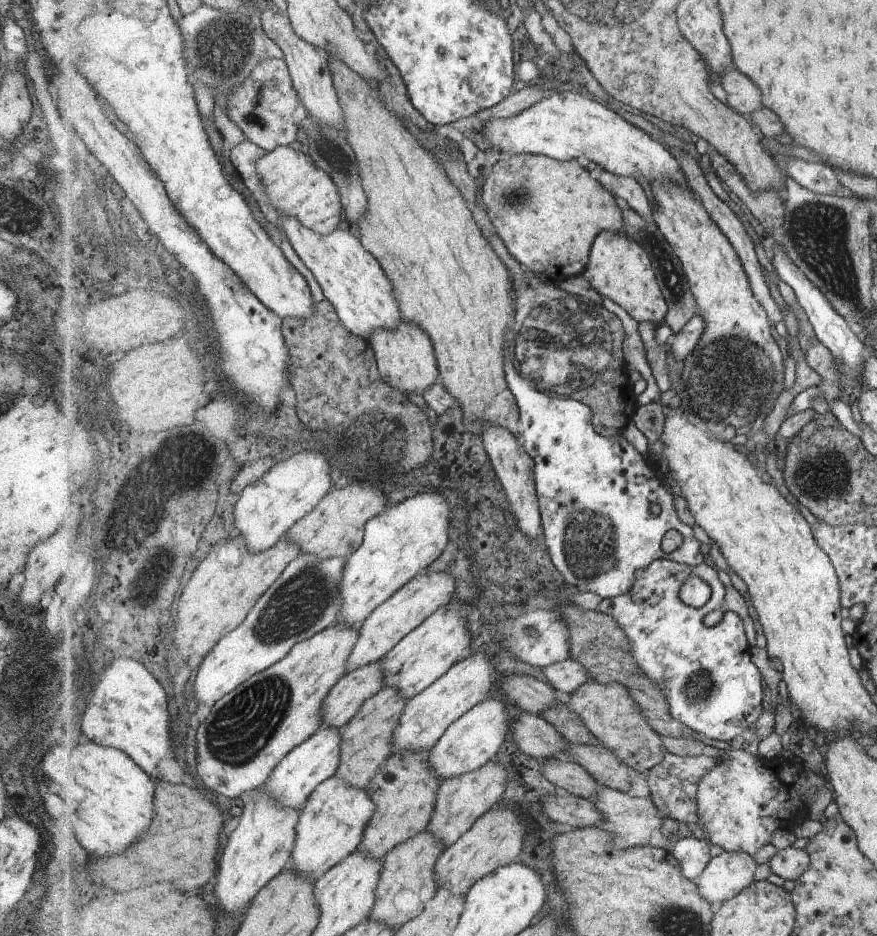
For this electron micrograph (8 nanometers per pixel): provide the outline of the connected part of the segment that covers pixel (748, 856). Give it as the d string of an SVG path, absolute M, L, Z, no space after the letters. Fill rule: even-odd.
M724 851L711 859L695 883L710 904L717 907L751 887L756 882L757 868L759 864L750 852Z

